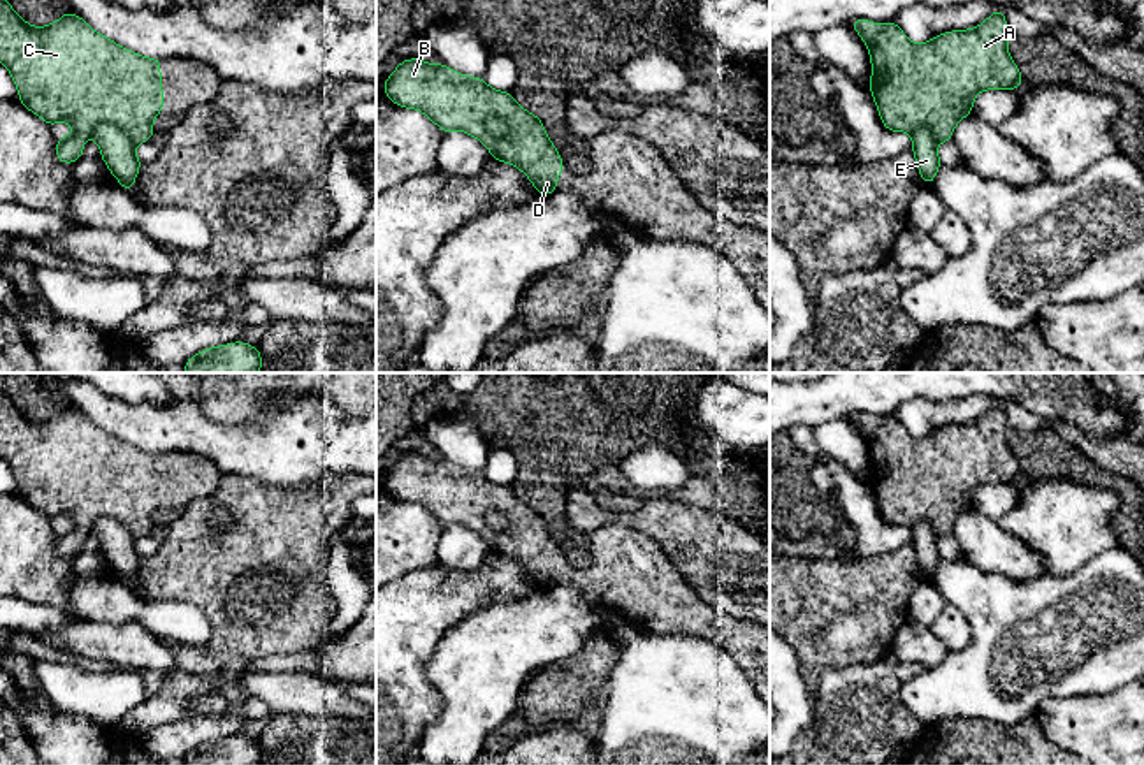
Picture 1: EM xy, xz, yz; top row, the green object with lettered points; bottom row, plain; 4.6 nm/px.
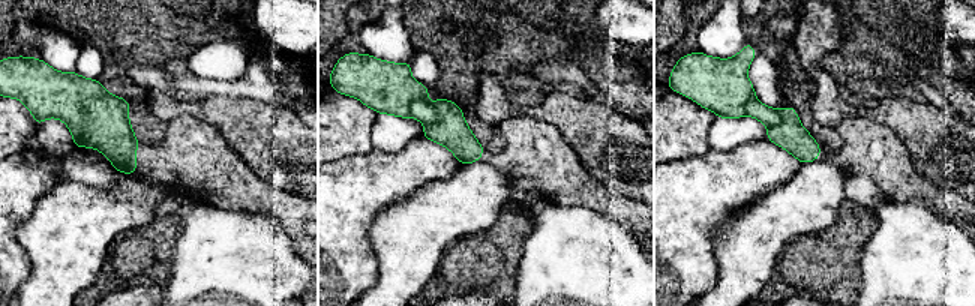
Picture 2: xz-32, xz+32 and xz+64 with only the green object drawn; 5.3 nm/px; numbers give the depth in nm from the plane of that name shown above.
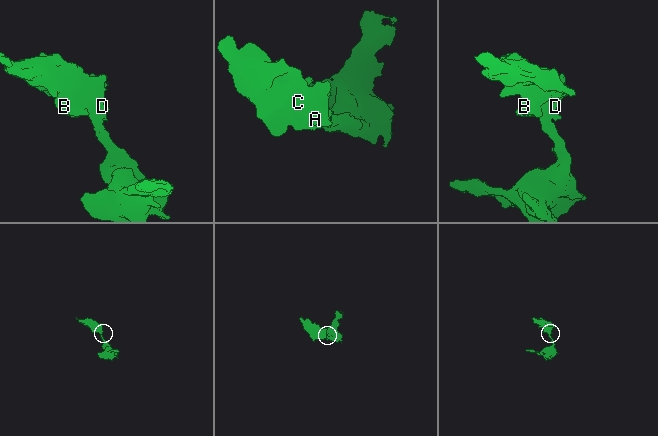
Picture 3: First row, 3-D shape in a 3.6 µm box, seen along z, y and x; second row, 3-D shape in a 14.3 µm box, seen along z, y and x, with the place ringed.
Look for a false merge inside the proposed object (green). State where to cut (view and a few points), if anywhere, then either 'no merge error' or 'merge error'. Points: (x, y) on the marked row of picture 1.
cut in xz along (485, 122), (499, 120), (510, 131); merge error

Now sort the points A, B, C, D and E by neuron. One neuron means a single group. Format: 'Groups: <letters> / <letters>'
Groups: A B C D / E

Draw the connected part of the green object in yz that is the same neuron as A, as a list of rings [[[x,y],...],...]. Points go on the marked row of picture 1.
[[[996,9],[979,26],[951,30],[914,44],[896,25],[875,25],[866,18],[851,23],[861,35],[872,62],[870,93],[882,125],[889,132],[914,134],[919,127],[933,132],[937,142],[952,141],[954,127],[974,111],[974,98],[982,90],[1019,90],[1023,76],[1007,51],[1010,30],[1003,9]]]

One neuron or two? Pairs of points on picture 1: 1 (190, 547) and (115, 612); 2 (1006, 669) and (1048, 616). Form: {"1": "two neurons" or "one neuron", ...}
{"1": "two neurons", "2": "one neuron"}

